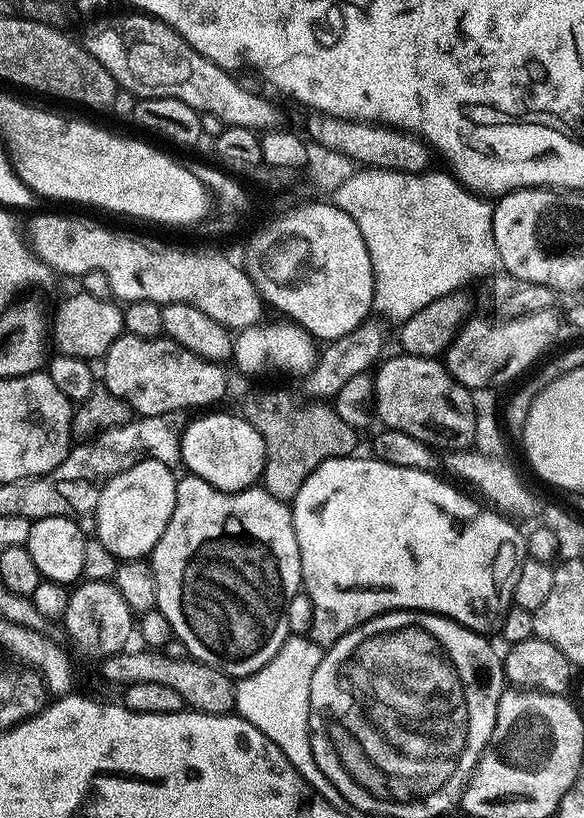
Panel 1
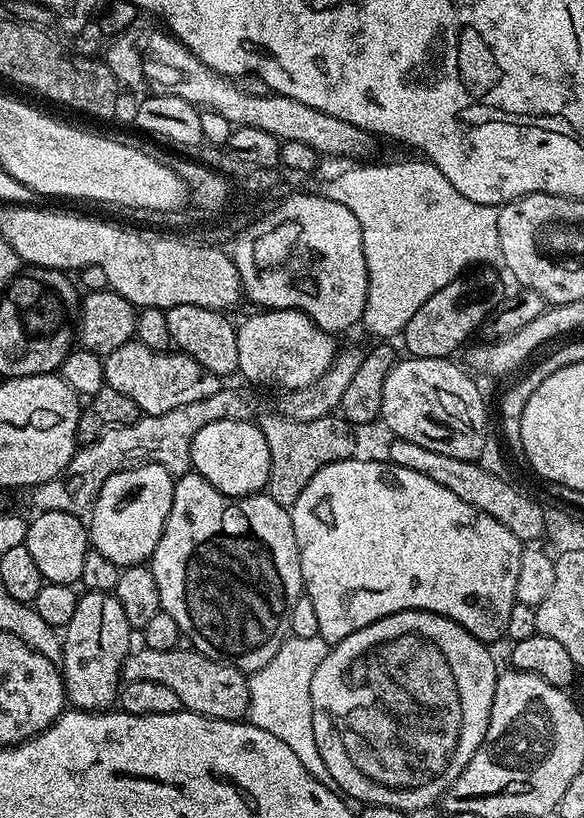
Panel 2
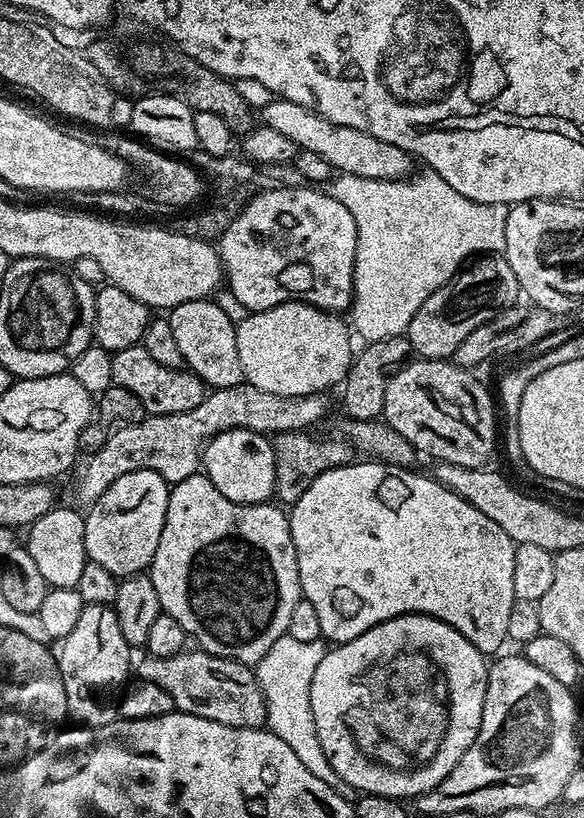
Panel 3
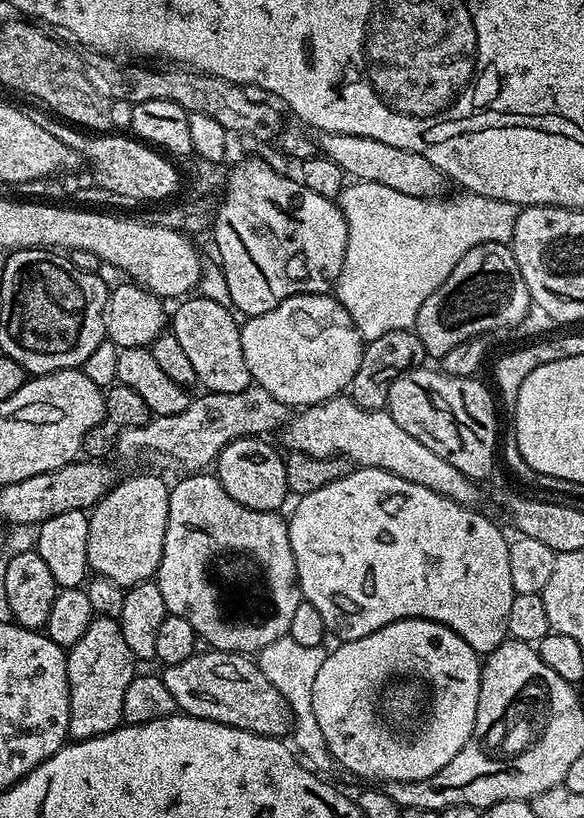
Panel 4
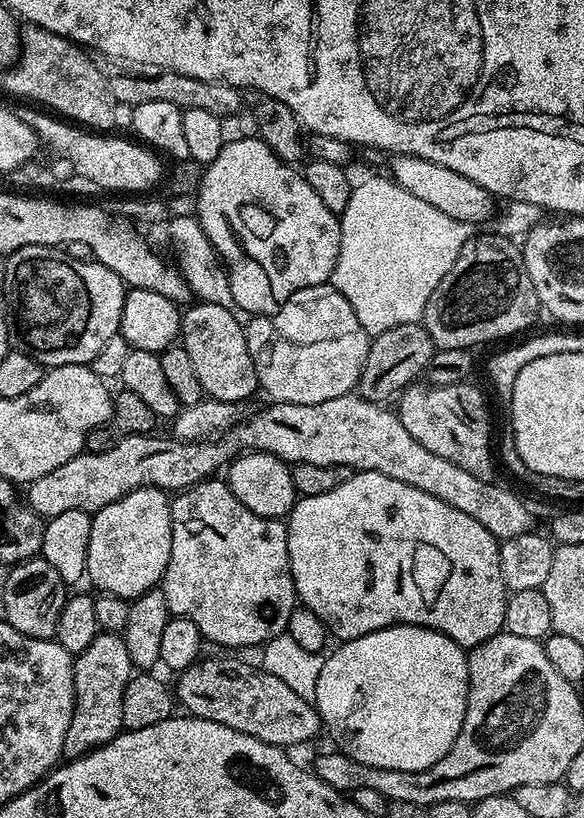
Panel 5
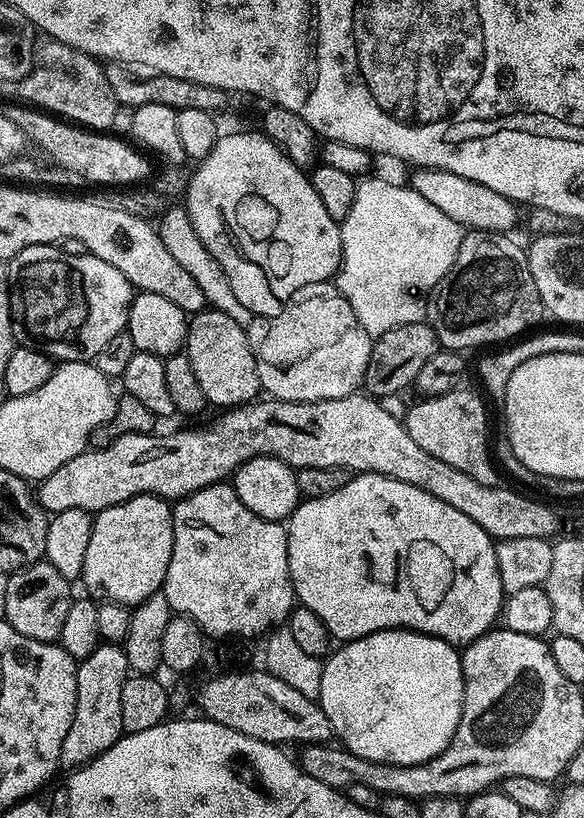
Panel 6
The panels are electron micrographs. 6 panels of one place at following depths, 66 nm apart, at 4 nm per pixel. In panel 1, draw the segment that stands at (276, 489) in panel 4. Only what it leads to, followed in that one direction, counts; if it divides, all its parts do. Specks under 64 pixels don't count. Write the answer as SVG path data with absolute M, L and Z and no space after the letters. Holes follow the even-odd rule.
M212 410L207 414L200 414L197 420L189 419L187 423L184 425L184 433L180 435L180 459L182 461L183 467L185 468L191 475L197 476L198 478L202 478L206 482L210 482L214 485L218 490L222 490L223 492L241 492L244 488L251 488L253 485L257 483L264 475L264 463L266 462L266 442L262 442L262 434L258 434L258 430L254 430L254 426L250 426L250 422L244 419L243 415L236 414L236 416L231 416L228 412L216 412L220 410Z

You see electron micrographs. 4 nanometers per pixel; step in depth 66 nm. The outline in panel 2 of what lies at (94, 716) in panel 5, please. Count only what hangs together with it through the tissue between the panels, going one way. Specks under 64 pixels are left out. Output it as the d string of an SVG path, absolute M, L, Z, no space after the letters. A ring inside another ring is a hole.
M85 591L77 599L74 618L70 618L67 628L62 632L62 677L67 703L82 712L103 712L117 703L122 683L121 668L130 653L128 639L134 636L134 629L126 622L118 598L110 592Z

